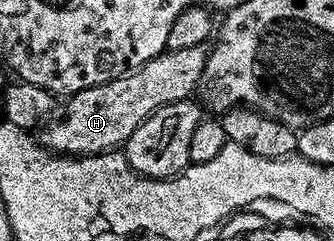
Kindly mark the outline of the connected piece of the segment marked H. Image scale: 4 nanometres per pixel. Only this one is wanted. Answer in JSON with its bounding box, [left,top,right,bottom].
[38,45,209,156]

